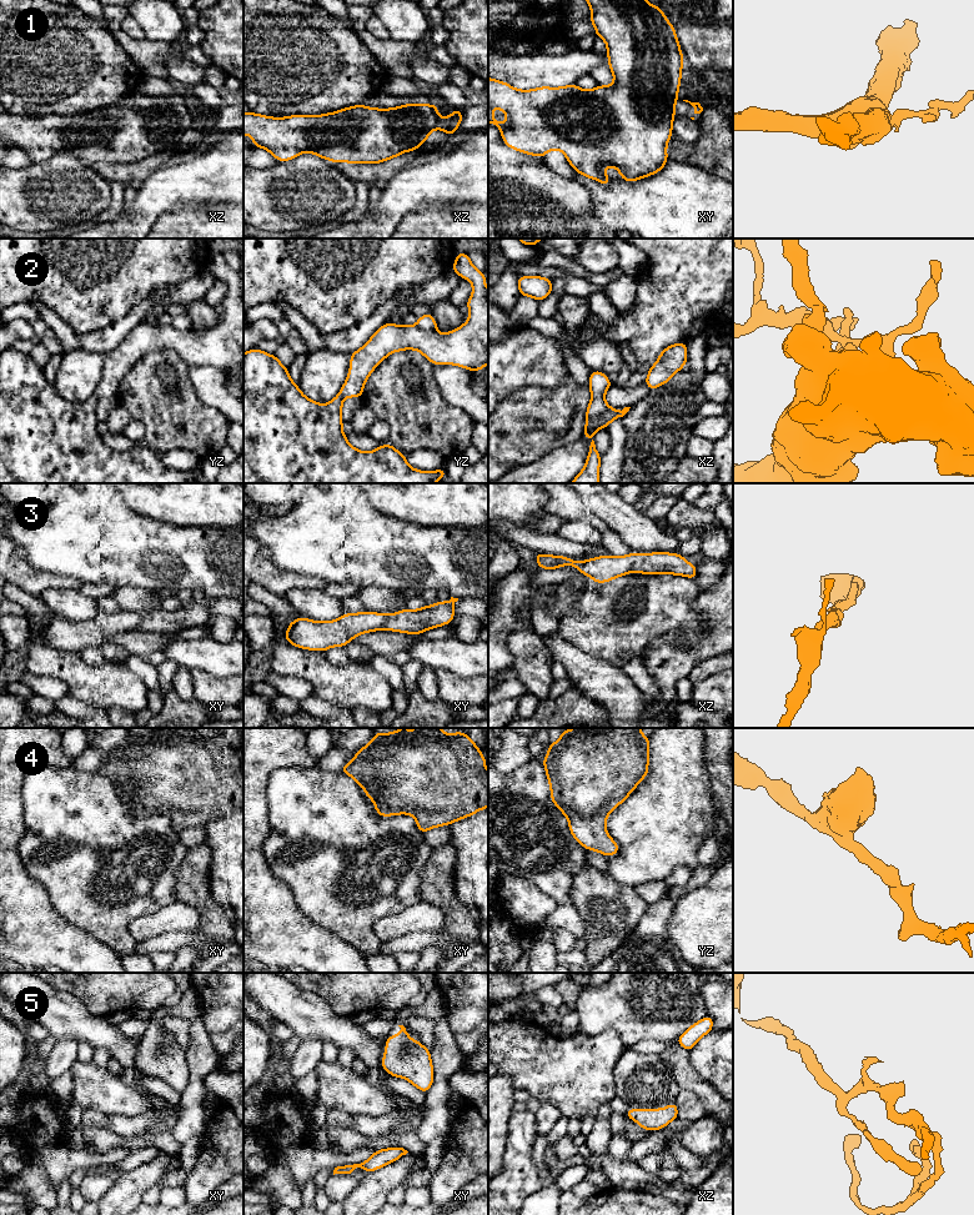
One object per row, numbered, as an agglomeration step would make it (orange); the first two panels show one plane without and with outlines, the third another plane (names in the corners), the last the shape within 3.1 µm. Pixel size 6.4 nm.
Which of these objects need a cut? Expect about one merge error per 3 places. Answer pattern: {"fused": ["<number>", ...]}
{"fused": ["1", "2"]}

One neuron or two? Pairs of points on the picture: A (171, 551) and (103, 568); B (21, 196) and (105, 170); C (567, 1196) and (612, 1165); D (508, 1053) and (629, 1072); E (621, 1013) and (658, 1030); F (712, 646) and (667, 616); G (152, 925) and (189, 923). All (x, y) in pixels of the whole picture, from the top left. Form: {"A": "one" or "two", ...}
{"A": "one", "B": "two", "C": "two", "D": "two", "E": "one", "F": "two", "G": "one"}

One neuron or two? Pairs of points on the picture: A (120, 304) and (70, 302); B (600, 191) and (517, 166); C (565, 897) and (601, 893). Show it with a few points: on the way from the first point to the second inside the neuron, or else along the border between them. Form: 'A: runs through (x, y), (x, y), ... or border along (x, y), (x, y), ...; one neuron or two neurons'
A: runs through (108, 296), (83, 296); one neuron
B: border along (576, 180), (586, 189), (595, 214); two neurons
C: border along (582, 868), (573, 878), (572, 903); two neurons

